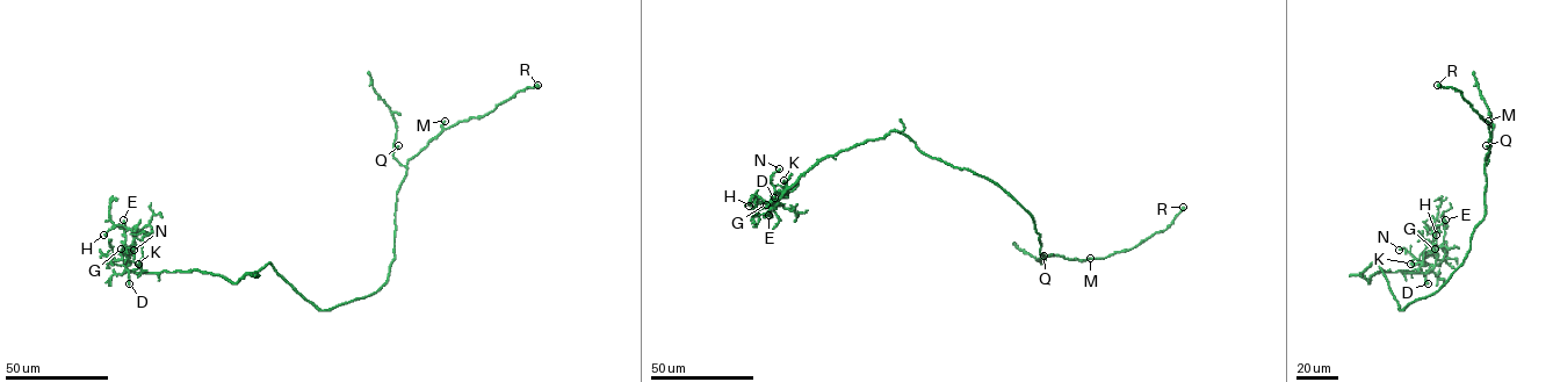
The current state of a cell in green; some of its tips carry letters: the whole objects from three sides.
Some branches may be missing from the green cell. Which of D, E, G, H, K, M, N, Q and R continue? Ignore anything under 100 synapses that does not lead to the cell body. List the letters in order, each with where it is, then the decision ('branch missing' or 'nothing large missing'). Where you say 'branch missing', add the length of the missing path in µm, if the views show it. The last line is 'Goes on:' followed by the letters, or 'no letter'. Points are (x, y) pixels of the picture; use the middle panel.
D: (774, 197) | nothing large missing
E: (768, 215) | nothing large missing
G: (766, 204) | nothing large missing
H: (749, 206) | nothing large missing
K: (784, 180) | nothing large missing
M: (1090, 258) | nothing large missing
N: (779, 168) | nothing large missing
Q: (1044, 256) | nothing large missing
R: (1183, 207) | nothing large missing
Goes on: no letter

